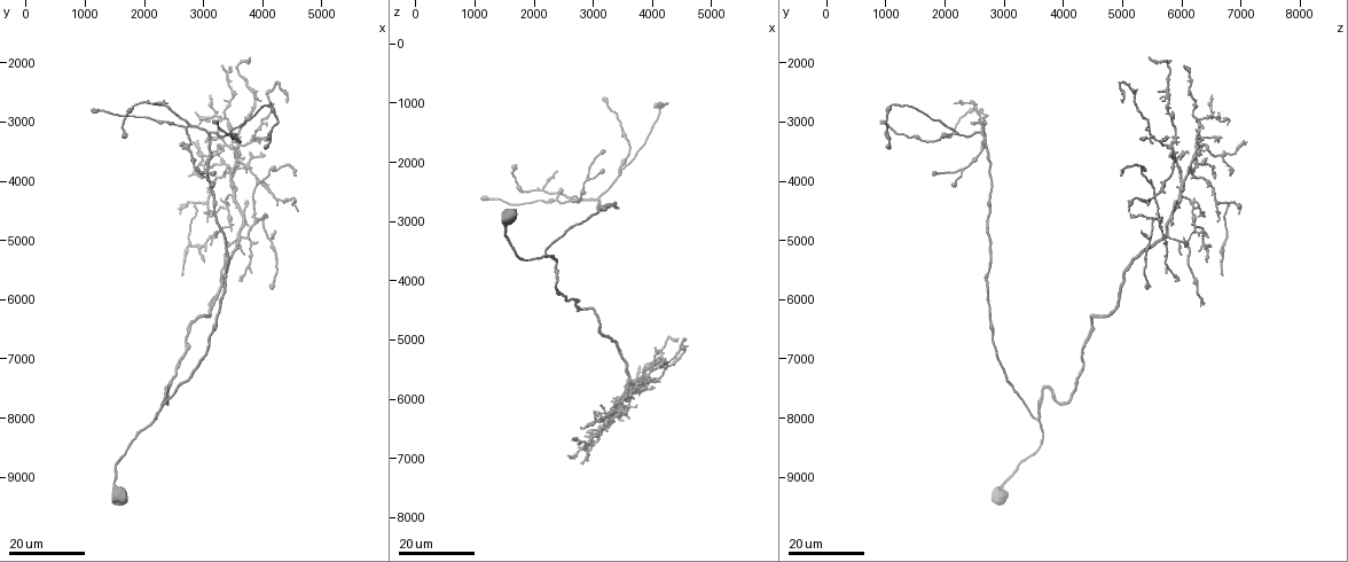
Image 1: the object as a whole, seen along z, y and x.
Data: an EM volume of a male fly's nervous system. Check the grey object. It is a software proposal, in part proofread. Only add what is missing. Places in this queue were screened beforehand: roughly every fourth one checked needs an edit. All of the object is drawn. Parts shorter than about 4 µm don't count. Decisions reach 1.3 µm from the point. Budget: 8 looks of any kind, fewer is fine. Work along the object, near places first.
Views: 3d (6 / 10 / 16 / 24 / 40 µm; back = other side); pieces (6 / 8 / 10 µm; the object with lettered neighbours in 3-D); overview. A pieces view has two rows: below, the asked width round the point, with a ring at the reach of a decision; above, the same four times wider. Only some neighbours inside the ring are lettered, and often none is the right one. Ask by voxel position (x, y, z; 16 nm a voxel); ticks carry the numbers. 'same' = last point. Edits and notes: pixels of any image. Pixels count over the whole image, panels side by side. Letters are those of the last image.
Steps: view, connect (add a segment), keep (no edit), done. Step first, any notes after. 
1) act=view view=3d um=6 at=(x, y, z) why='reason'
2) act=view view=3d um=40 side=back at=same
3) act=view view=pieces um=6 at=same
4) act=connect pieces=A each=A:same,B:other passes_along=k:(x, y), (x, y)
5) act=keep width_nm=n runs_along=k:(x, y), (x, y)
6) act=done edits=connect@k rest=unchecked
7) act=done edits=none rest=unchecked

act=view view=3d um=24 at=(4000, 3450, 1050) why='an open end'

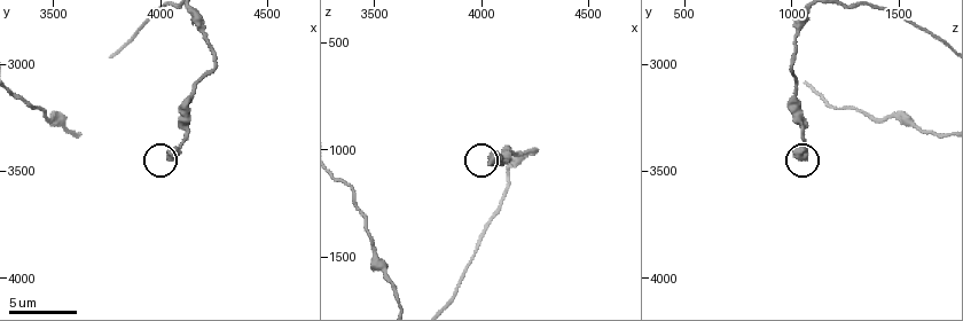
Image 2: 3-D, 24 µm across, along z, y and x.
act=view view=pieces um=8 at=(4040, 3430, 1070)

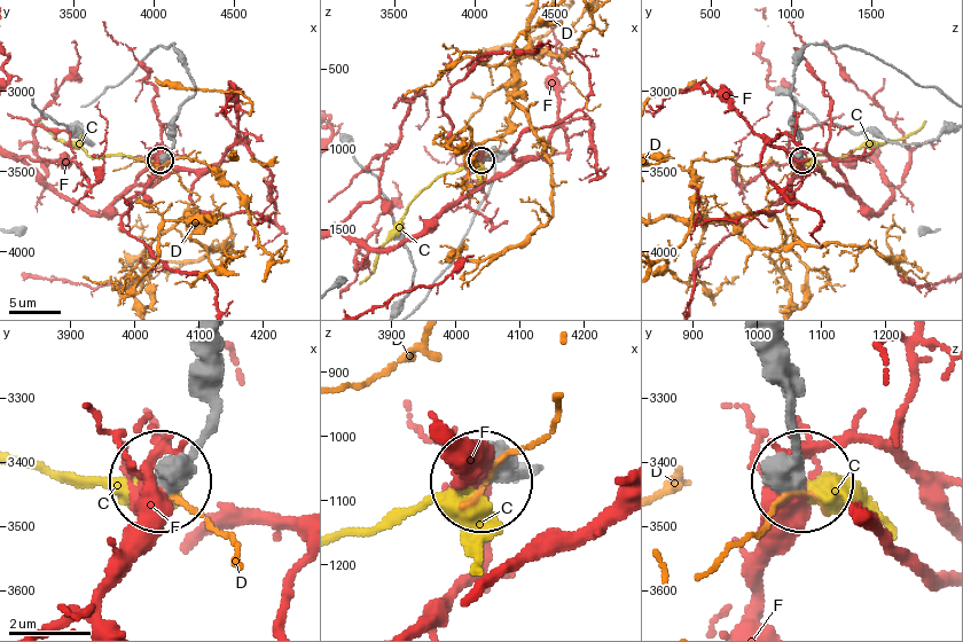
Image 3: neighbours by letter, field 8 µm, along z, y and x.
act=keep each=C:other,D:other,F:other runs_along=3:(530, 464), (482, 482) found='no lettered segment goes on from it'

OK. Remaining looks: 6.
act=view view=3d um=24 at=(2850, 2850, 6600) why='thin end'

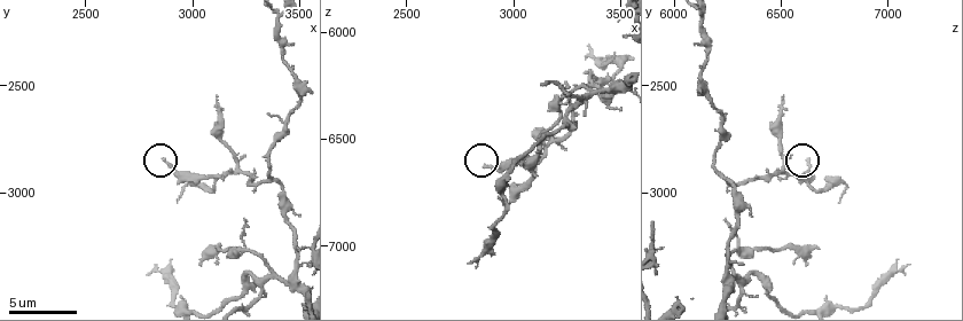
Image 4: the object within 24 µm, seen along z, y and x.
act=view view=pieces um=6 at=(2880, 2850, 6620) why='see the neighbours'

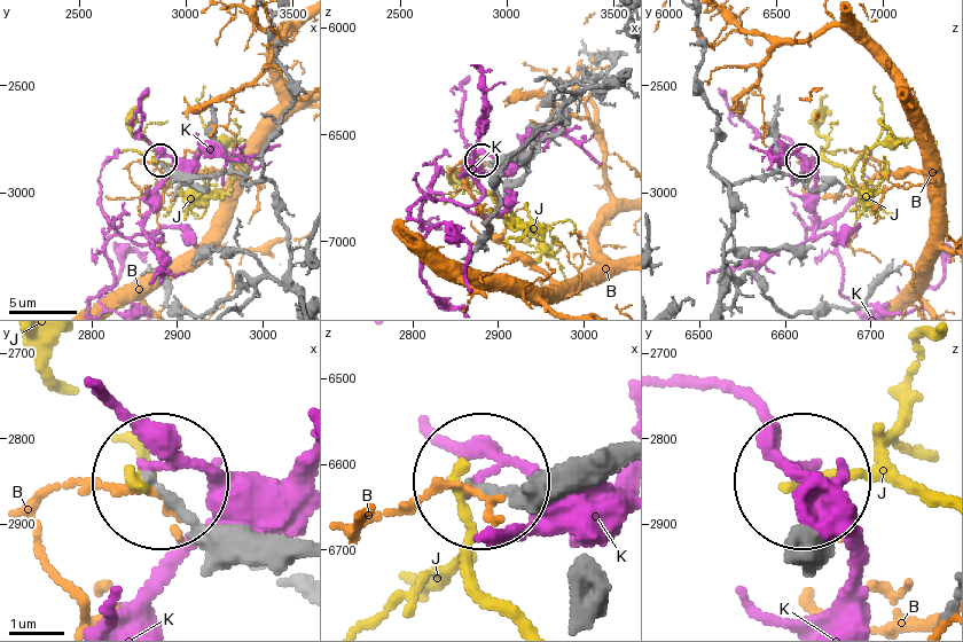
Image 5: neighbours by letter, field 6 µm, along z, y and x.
act=keep each=B:other,J:other,K:other runs_along=5:(300, 545), (204, 526), (167, 494) found='no lettered segment goes on from it'

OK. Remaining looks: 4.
act=view view=3d um=24 at=(3500, 4850, 6200) why='tapers out'

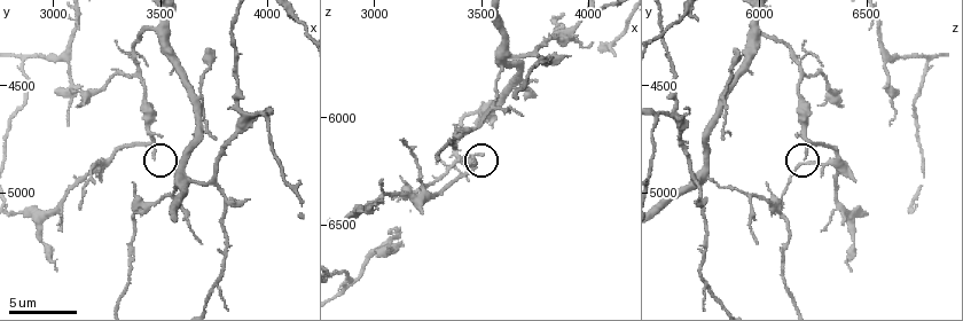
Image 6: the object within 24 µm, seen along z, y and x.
act=view view=pieces um=8 at=(3470, 4840, 6200)

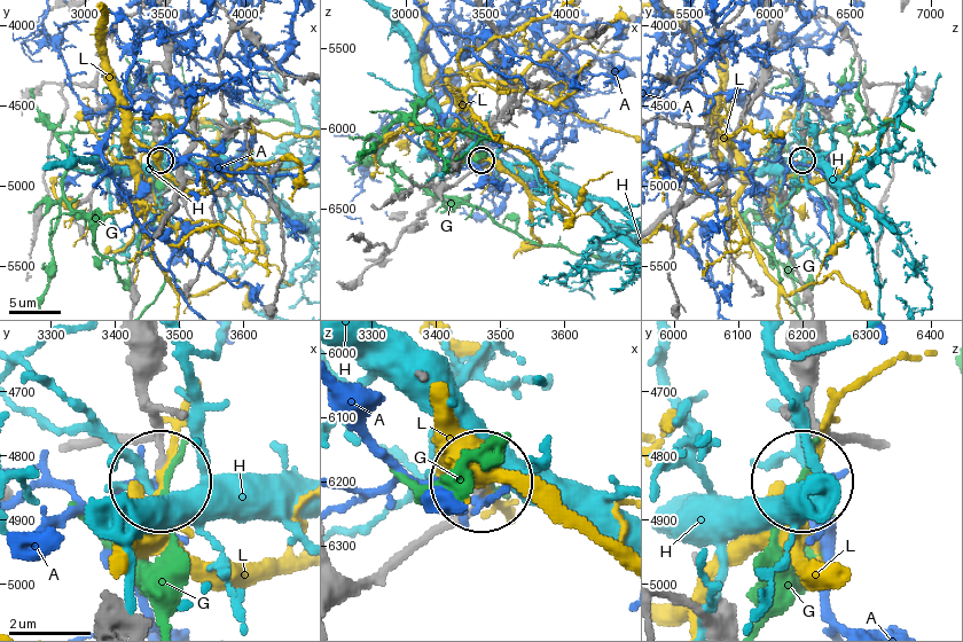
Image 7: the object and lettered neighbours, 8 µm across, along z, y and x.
act=keep width_nm=150 each=A:other,G:other,H:other,L:other found='no lettered segment goes on from it'

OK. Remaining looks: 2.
act=view view=3d um=24 at=(3450, 2050, 6100) why='free end'

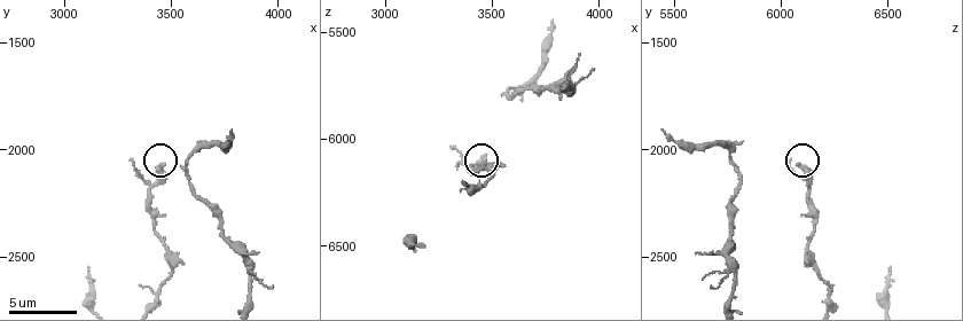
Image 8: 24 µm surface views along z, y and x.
act=view view=pieces um=10 at=(3470, 2070, 6090) why='what lies round it'

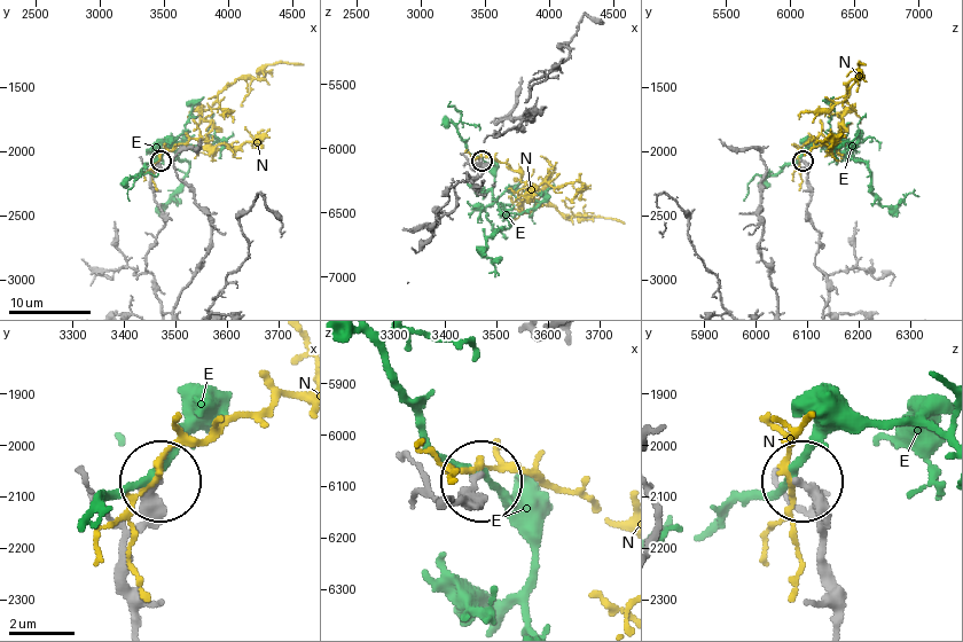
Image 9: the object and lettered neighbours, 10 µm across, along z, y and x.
act=keep width_nm=210 each=E:other,N:other found='none of them fits'

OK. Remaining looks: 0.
act=done edits=none rest=unchecked

